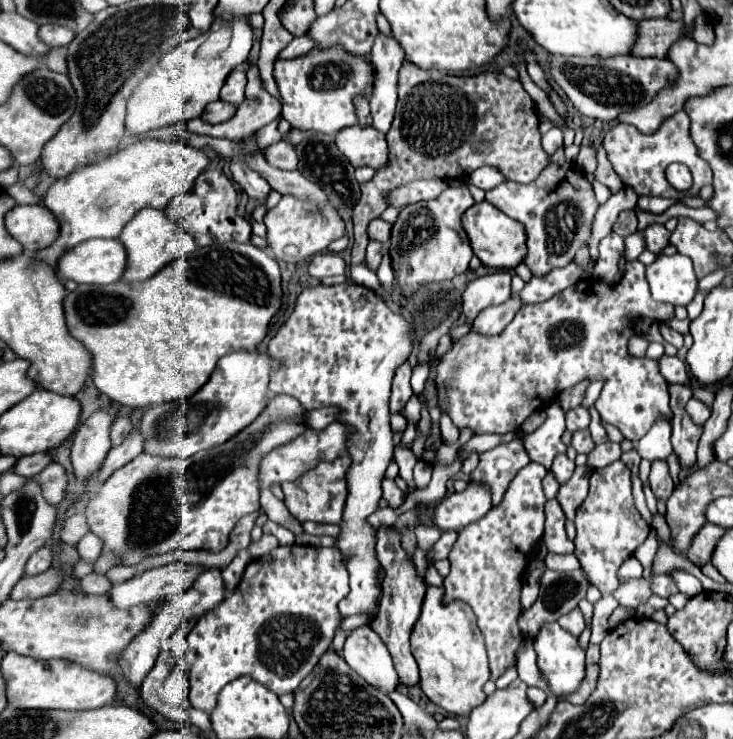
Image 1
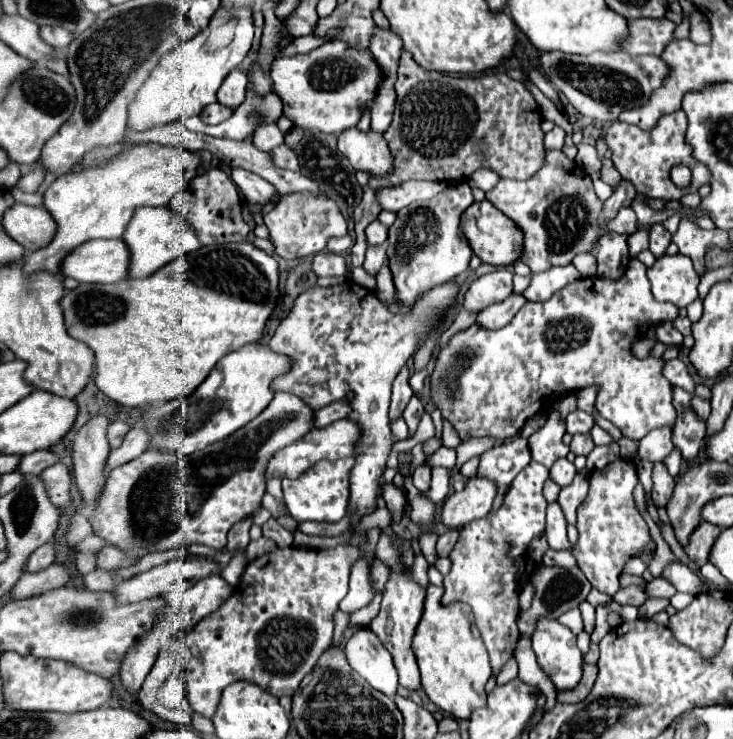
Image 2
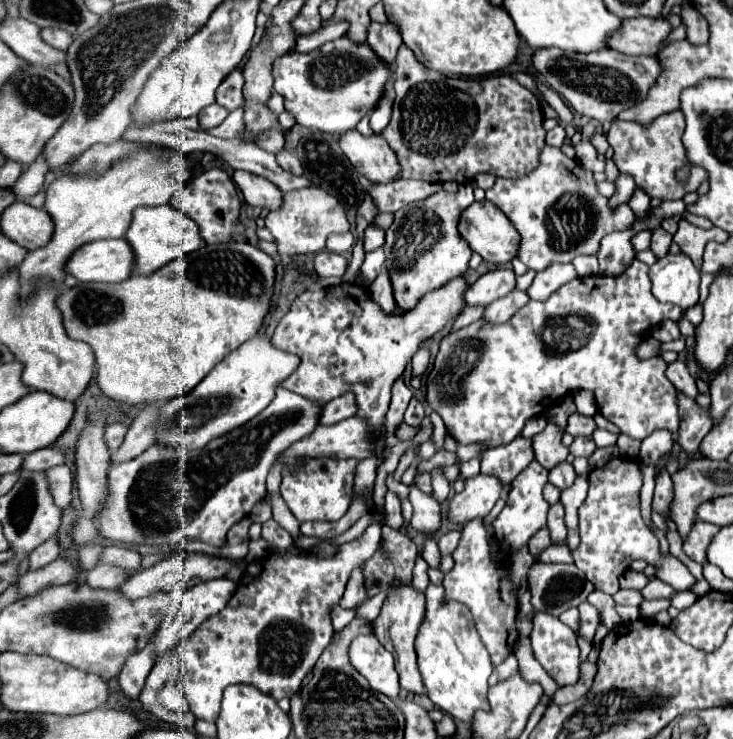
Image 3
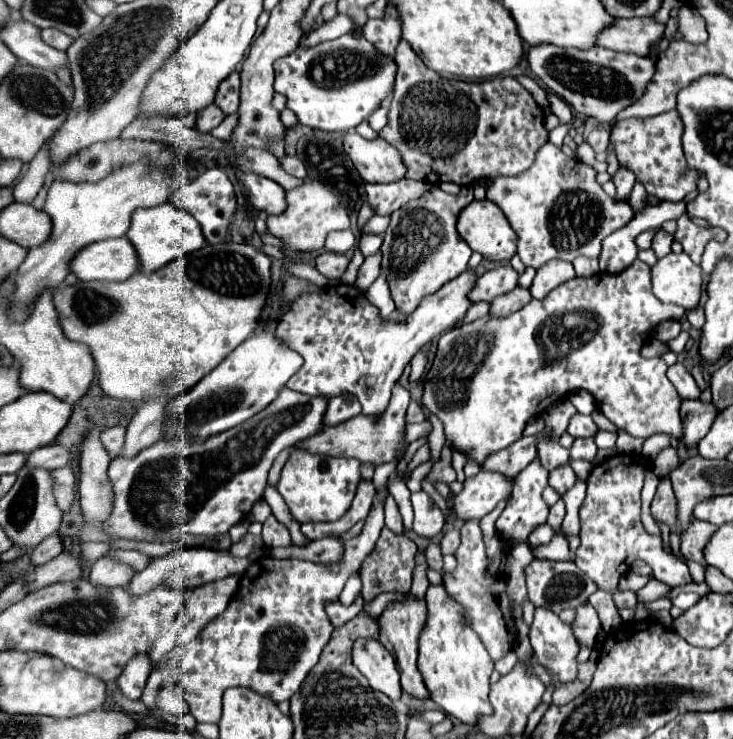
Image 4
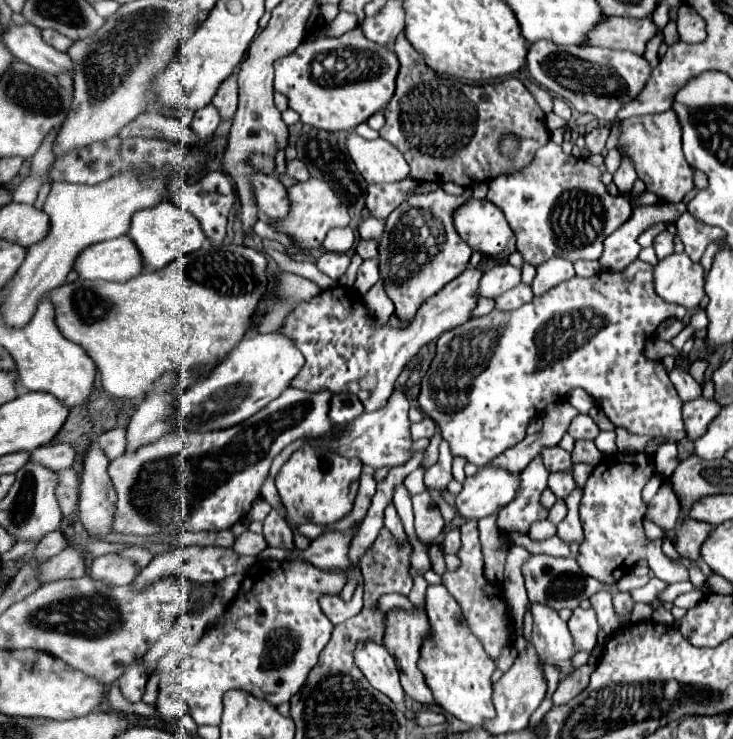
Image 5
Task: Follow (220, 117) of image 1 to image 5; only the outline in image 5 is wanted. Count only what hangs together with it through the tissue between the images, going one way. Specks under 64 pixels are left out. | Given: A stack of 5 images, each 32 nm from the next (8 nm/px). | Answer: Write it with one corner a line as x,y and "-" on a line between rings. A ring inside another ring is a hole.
208,104
208,108
200,108
194,112
194,120
190,128
192,132
196,132
196,136
200,136
200,140
212,140
218,124
220,124
218,112
212,104

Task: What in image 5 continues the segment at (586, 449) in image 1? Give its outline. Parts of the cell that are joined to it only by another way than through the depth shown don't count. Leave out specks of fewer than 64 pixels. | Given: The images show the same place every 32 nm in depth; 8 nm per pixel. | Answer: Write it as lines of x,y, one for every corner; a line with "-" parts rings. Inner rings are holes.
576,440
576,446
572,450
572,460
576,464
590,464
596,466
602,460
600,450
596,448
596,444
592,440

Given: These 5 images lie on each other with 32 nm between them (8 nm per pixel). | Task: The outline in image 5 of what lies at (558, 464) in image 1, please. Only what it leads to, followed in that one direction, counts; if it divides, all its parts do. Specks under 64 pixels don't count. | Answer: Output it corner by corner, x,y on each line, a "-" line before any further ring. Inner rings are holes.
554,472
554,474
550,474
548,488
554,492
554,496
558,500
566,500
568,492
572,492
572,488
576,488
576,484
574,484
574,478
570,472

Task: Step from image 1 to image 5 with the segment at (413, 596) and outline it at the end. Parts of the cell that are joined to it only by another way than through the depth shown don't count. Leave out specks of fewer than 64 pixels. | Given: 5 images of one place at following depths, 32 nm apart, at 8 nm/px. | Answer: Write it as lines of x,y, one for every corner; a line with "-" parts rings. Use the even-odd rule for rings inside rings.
390,610
388,612
388,626
386,626
386,638
384,638
384,646
388,648
388,652
394,656
394,660
398,662
398,670
400,670
400,682
404,692
414,698
420,704
436,704
432,690
428,688
424,674
418,668
418,660
420,660
420,648
424,644
424,640
432,634
432,628
428,624
428,616
424,610
414,610
414,612
404,612
404,610

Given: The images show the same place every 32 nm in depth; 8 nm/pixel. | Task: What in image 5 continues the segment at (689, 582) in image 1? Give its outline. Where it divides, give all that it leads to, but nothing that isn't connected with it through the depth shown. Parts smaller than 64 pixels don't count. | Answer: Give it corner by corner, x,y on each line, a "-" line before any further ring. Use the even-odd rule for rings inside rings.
610,454
606,456
590,474
580,502
580,520
584,528
584,542
580,544
578,564
580,568
604,582
616,584
622,572
632,570
638,560
648,560
650,570
656,578
672,584
678,580
688,580
688,570
680,564
672,564
660,550
662,540
646,542
642,518
646,514
646,504
642,500
642,488
656,474
654,458
648,454

